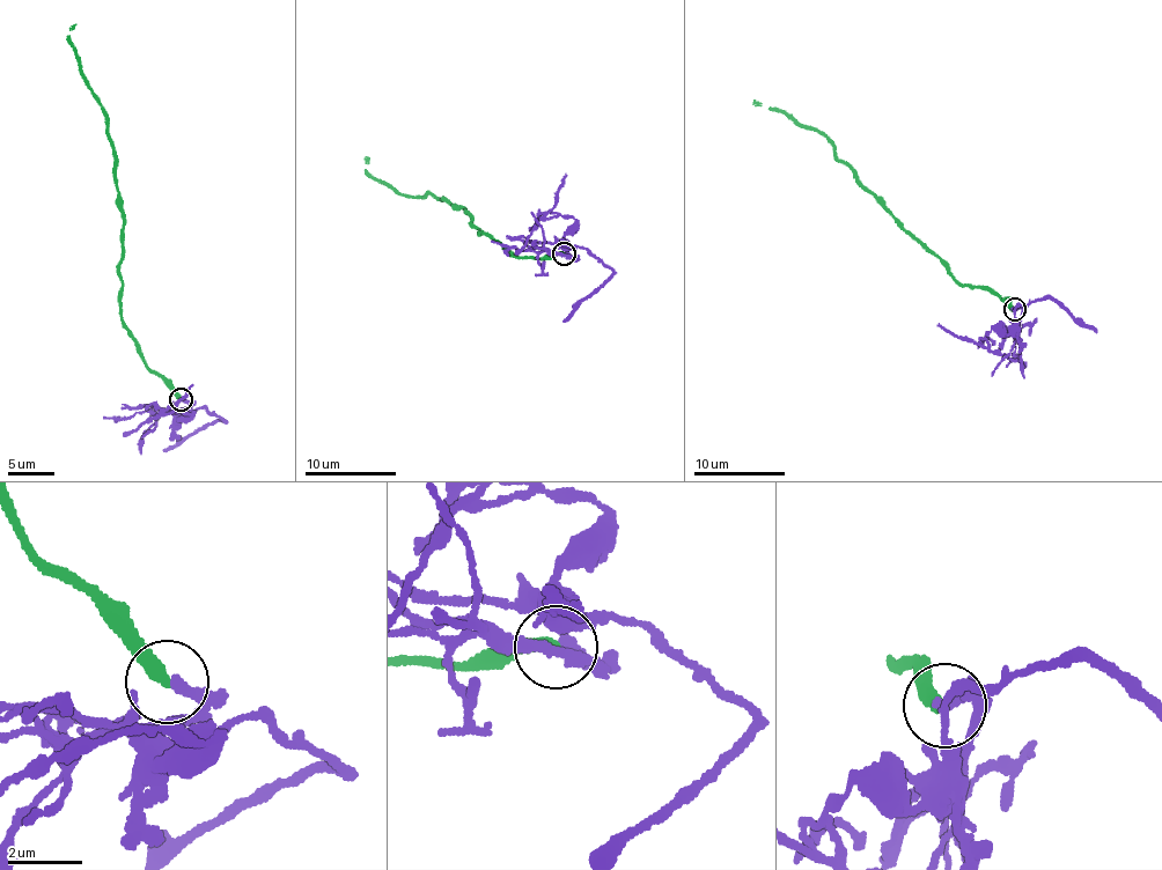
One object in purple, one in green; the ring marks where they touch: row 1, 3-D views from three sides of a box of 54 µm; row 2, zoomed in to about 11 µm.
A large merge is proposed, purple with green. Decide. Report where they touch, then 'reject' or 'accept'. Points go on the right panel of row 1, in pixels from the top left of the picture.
(1014, 309) | reject

